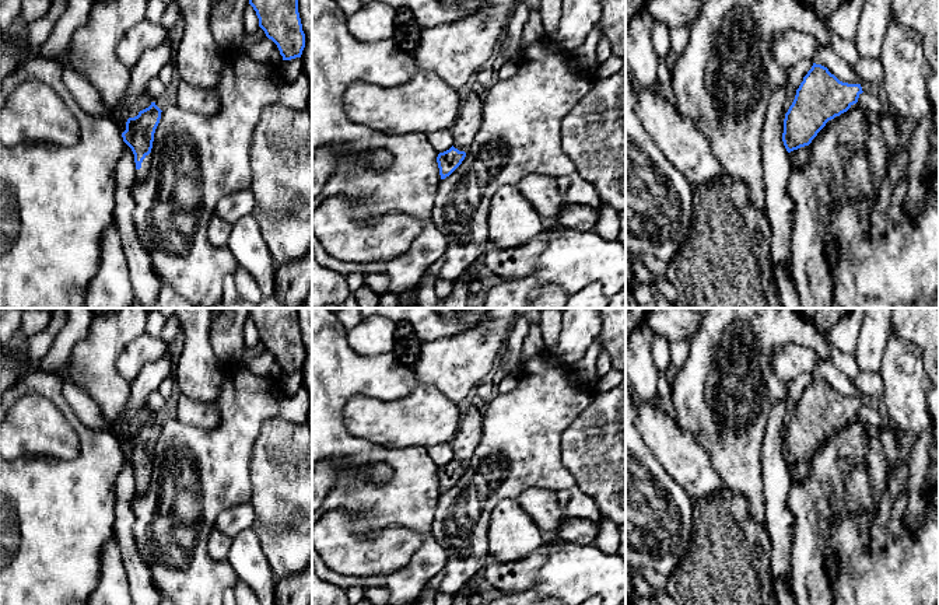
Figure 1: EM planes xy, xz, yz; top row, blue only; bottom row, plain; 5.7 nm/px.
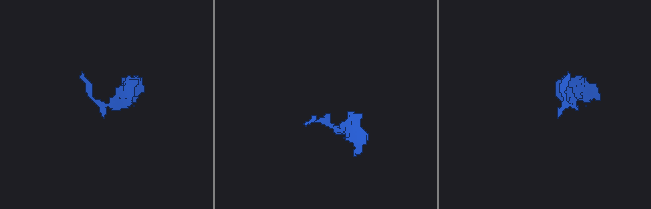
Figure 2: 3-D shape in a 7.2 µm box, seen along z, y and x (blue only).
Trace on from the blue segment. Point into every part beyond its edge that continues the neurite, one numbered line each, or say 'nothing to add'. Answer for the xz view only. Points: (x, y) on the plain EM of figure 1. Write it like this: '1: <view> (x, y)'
1: xz (469, 433)

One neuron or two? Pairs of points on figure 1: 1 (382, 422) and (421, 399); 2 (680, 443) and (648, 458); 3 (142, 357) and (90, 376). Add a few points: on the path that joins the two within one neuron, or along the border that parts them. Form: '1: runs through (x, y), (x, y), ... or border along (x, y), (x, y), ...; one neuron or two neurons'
1: runs through (392, 422), (399, 422), (412, 409); one neuron
2: border along (640, 432), (644, 443), (675, 481); two neurons
3: border along (135, 339), (116, 362), (116, 371), (129, 383); two neurons

